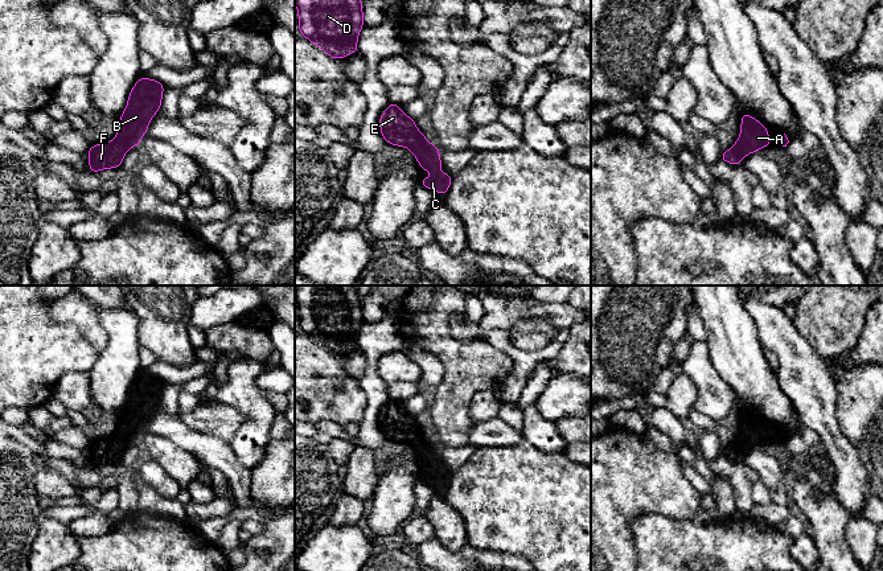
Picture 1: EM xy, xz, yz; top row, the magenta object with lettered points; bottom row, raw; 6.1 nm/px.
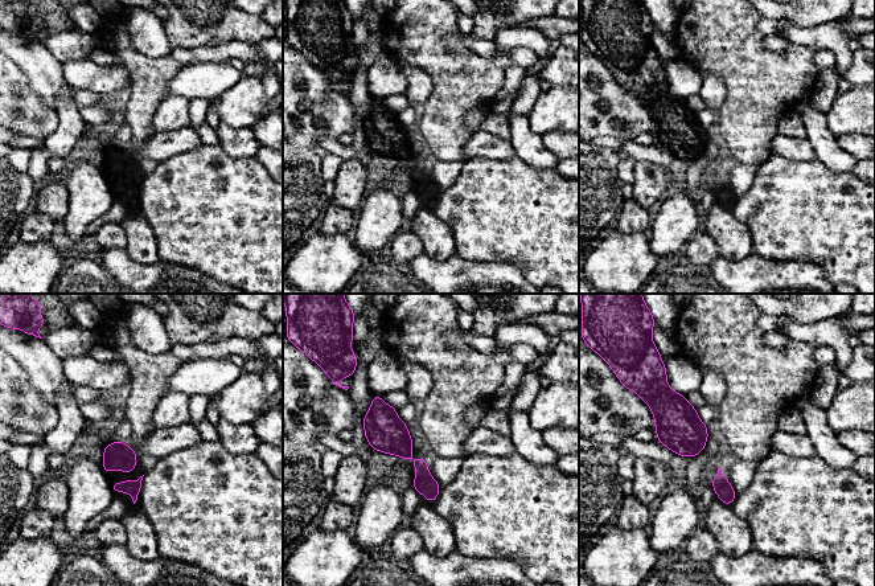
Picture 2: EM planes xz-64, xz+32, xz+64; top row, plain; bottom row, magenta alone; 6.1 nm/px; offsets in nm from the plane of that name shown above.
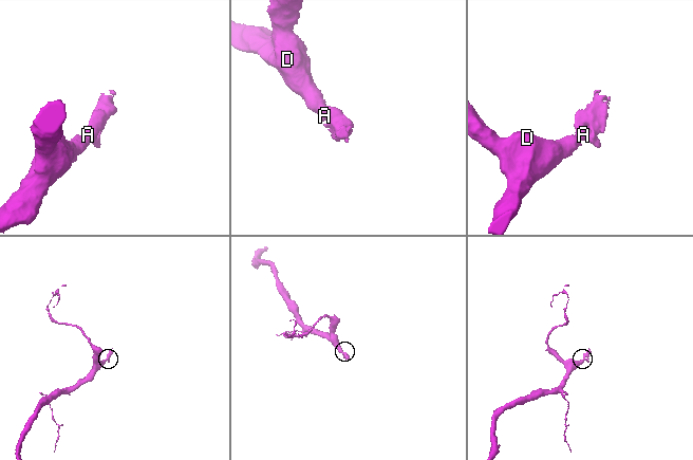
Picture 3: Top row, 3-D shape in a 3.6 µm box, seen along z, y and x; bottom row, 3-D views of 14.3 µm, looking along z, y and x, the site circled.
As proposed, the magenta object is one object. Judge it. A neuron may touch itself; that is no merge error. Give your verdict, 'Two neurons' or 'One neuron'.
One neuron

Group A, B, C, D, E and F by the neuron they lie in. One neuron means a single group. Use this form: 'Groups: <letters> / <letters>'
Groups: A B C D E F

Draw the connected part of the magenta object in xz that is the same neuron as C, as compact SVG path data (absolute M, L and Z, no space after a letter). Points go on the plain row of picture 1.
M390 399L379 414L381 430L386 439L410 444L418 455L420 465L431 469L436 468L434 475L420 475L419 481L427 485L436 485L443 493L448 486L452 473L448 468L440 469L440 451L435 439L430 440L426 432L415 422L415 416L406 412L399 404L399 399Z

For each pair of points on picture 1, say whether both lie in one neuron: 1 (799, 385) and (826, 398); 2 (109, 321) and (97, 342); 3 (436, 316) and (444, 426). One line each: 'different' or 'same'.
1: same
2: different
3: same

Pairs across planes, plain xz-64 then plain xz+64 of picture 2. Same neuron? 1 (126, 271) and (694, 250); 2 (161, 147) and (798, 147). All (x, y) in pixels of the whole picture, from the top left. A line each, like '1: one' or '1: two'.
1: two
2: one

